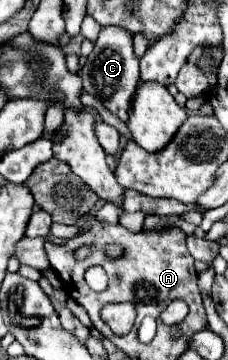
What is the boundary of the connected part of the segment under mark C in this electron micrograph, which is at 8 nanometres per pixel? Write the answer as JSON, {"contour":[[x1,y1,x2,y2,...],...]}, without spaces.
{"contour":[[119,27,101,29,101,35,93,47,93,53,87,57,87,63,79,71,79,77,83,79,85,93,93,95,97,101,105,105,105,109,109,109,113,115,117,115,125,123,131,107,131,99,139,83,139,59,133,55,133,35]]}

